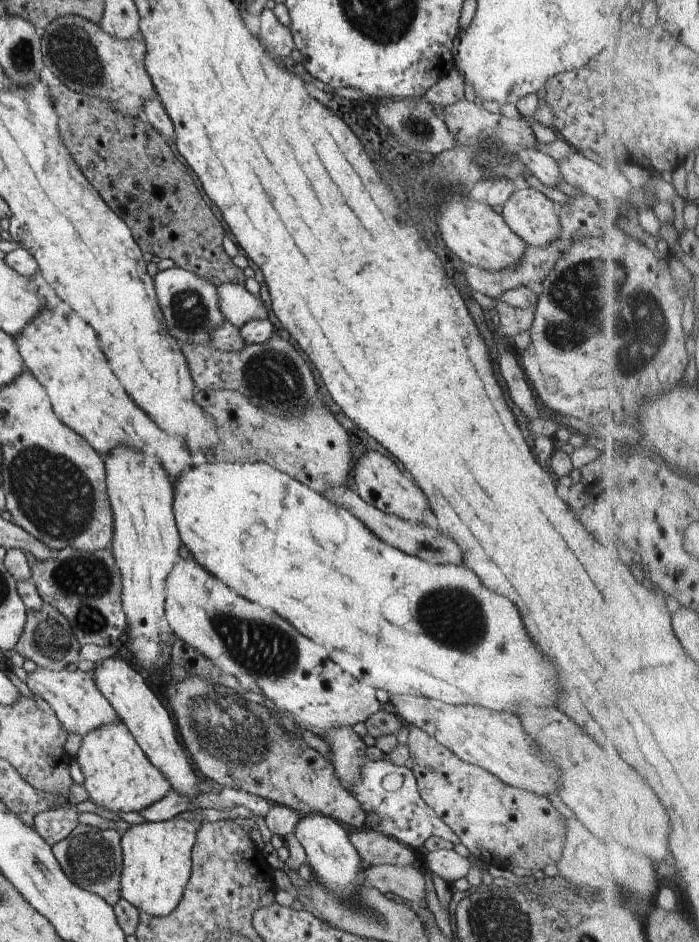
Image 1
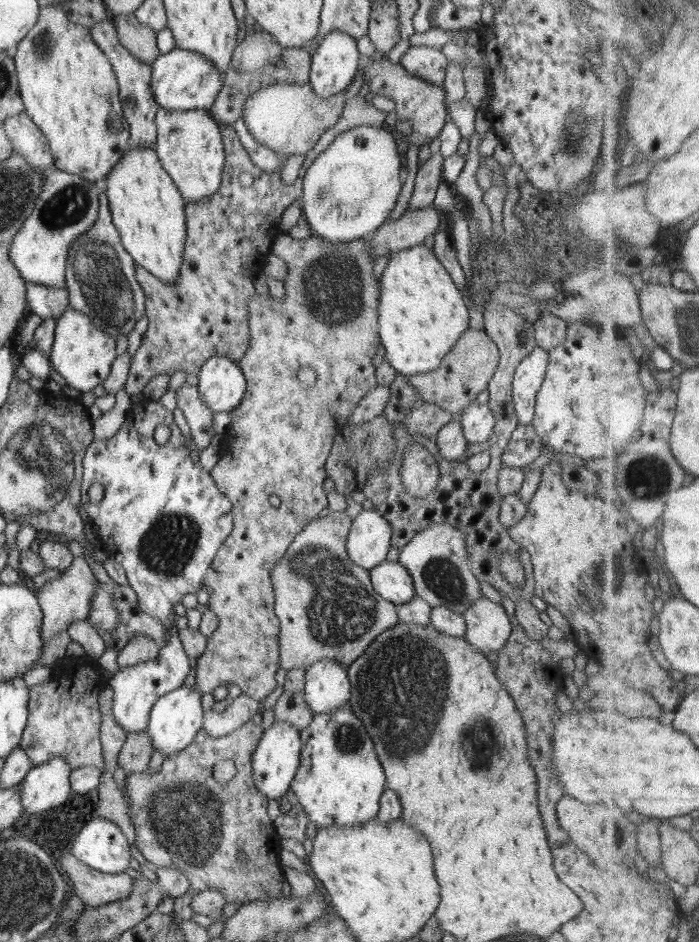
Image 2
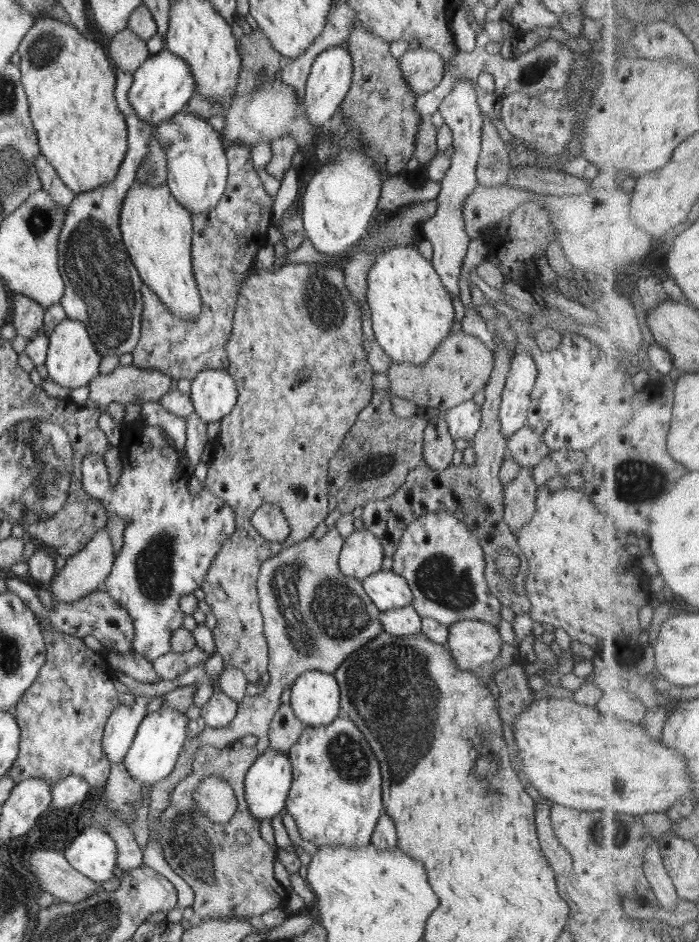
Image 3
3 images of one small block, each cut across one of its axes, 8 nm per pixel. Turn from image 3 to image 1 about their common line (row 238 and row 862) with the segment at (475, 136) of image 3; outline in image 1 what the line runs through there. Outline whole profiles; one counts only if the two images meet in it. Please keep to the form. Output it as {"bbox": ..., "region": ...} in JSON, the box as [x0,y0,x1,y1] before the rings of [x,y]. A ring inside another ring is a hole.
{"bbox":[424,849,472,884],"region":[[[440,849],[426,852],[424,864],[428,865],[432,874],[452,884],[458,878],[466,877],[472,863],[466,857],[462,857],[454,849]]]}

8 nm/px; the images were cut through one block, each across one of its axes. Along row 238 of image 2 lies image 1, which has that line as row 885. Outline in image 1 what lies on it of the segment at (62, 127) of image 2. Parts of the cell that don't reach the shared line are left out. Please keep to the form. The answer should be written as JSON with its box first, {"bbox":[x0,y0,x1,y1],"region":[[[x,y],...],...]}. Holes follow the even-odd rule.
{"bbox":[121,817,197,917],"region":[[[176,817],[161,823],[144,821],[124,831],[121,898],[150,916],[161,917],[172,912],[191,875],[191,848],[196,842],[197,829],[195,821]]]}

